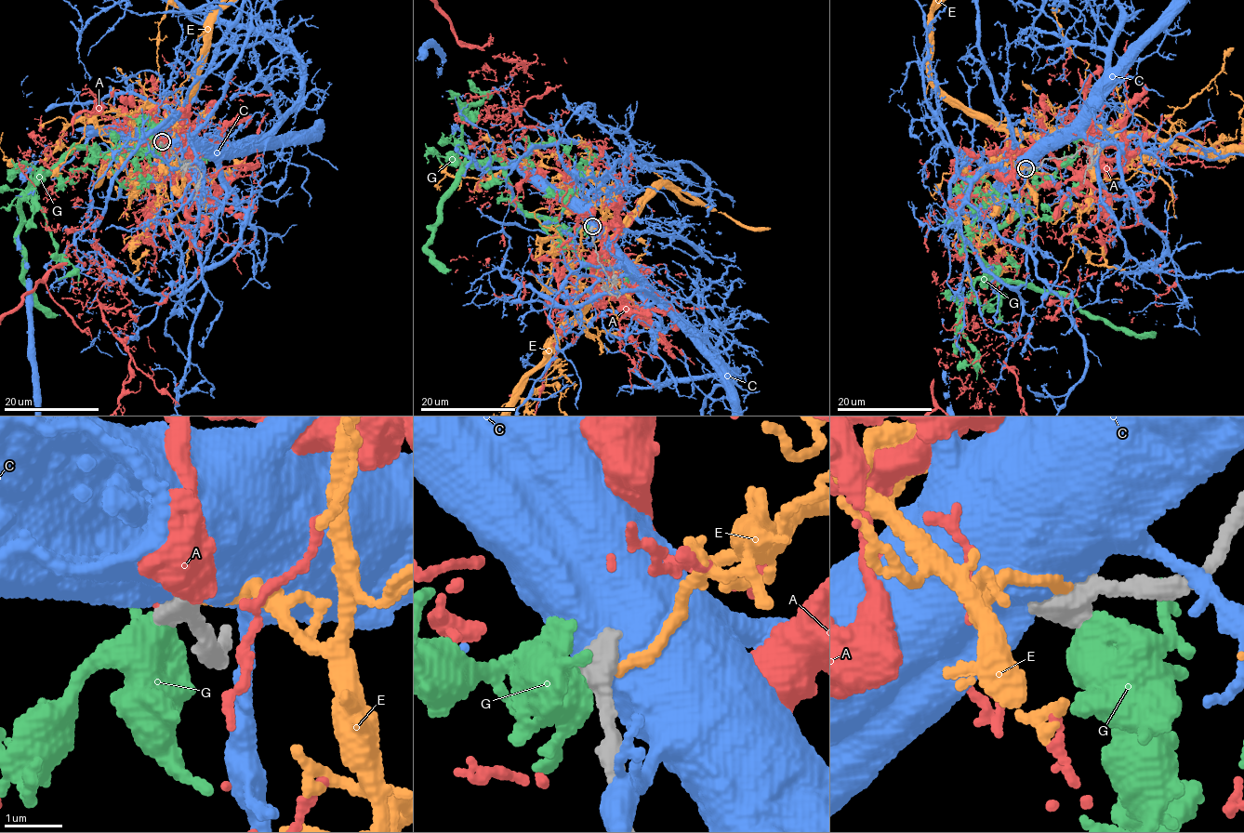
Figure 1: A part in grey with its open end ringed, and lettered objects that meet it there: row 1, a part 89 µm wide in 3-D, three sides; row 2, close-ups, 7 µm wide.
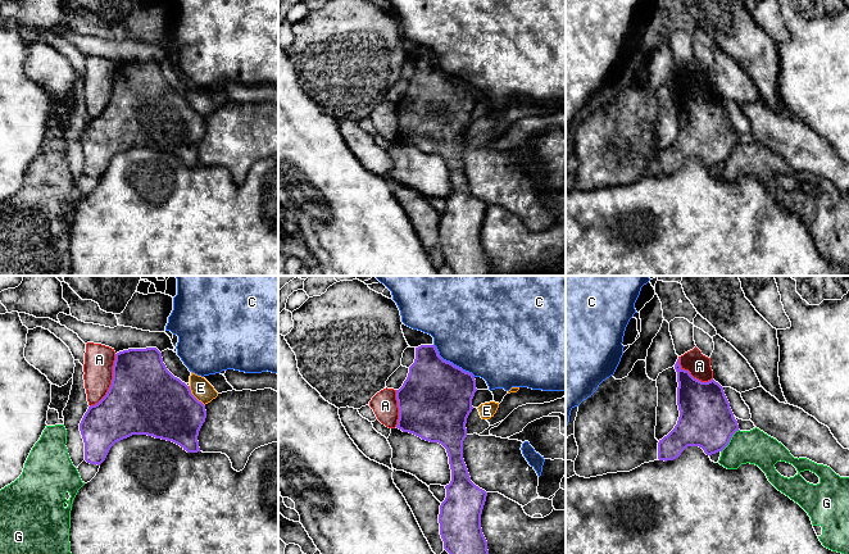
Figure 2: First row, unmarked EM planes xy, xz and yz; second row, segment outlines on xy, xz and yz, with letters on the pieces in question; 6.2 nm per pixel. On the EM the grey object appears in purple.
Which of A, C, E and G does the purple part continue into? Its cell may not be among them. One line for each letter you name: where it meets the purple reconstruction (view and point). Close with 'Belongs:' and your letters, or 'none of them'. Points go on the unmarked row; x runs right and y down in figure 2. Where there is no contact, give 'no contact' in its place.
Belongs: none of them

